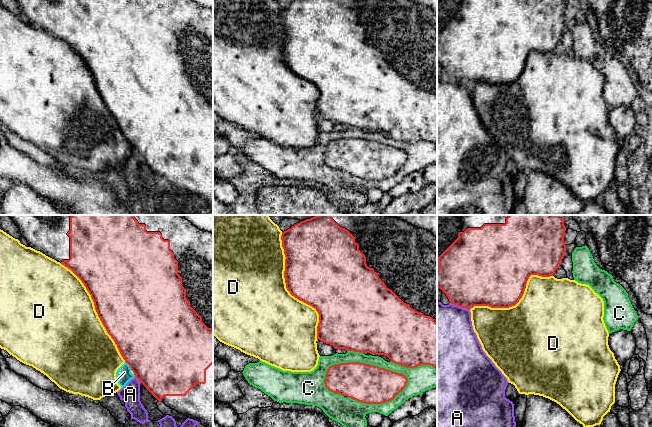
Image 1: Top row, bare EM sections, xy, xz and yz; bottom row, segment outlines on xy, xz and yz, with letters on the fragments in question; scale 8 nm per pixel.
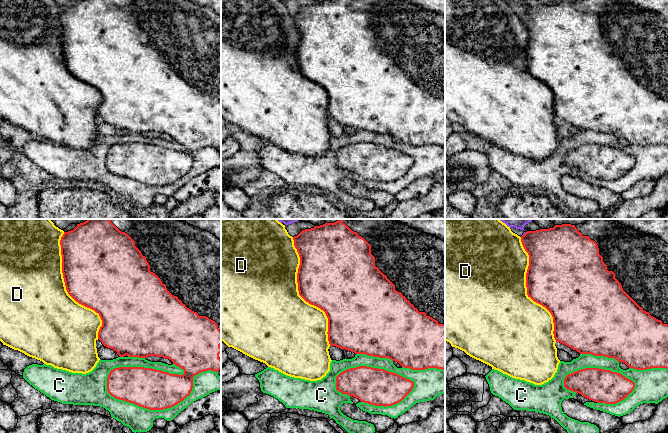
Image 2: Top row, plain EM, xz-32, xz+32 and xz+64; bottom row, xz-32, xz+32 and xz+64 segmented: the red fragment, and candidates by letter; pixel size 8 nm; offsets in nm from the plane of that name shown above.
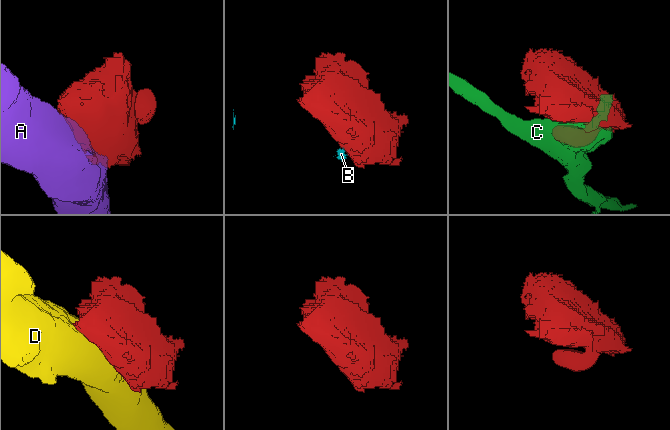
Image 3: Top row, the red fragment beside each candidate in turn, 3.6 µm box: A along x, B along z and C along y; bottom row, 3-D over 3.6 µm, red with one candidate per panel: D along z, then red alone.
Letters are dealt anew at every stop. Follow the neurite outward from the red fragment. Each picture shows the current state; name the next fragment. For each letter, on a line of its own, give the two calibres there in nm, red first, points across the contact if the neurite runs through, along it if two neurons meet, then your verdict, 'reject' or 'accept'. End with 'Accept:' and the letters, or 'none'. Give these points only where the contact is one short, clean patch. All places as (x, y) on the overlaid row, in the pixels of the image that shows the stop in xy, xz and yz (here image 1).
A: calibres 480 and 460 nm; reject
B: calibres 500 and 120 nm; border xy (125, 361), (132, 370); reject
C: calibres 320 and 90 nm; reject
D: calibres 480 and 500 nm; reject
Accept: none

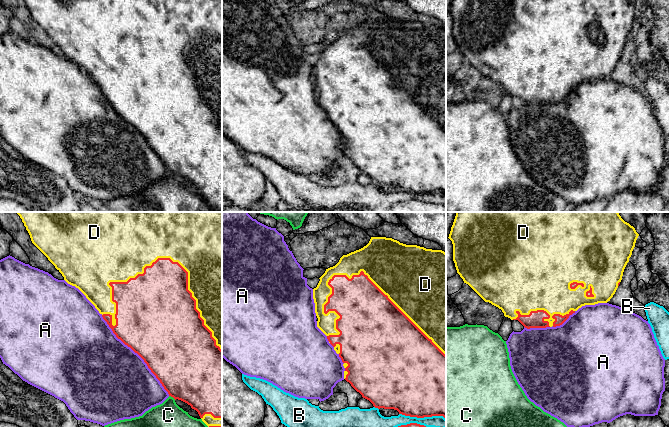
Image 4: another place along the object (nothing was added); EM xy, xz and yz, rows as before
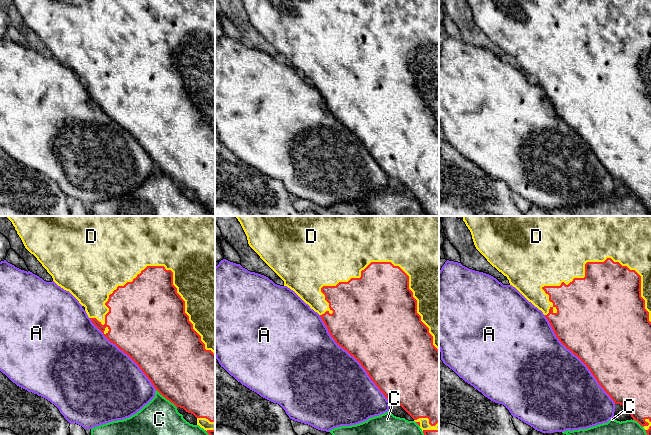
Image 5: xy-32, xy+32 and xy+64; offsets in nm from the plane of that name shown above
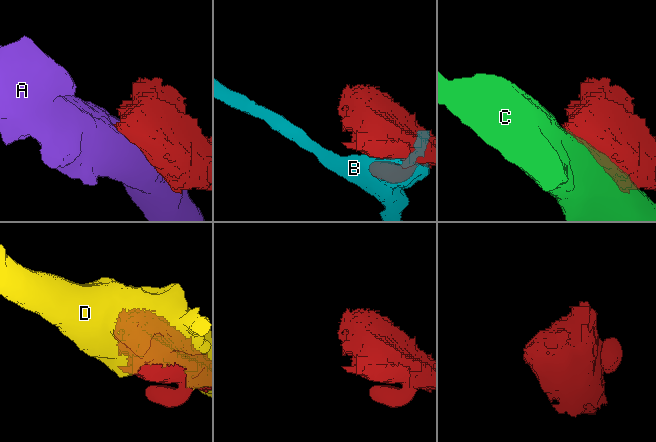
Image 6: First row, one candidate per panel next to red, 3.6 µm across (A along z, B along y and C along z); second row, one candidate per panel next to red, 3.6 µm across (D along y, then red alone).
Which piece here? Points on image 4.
A: calibres 500 and 500 nm; reject
B: calibres 500 and 100 nm; reject
C: calibres 500 and 200 nm; reject
D: calibres 420 and 500 nm; accept
Accept: D

